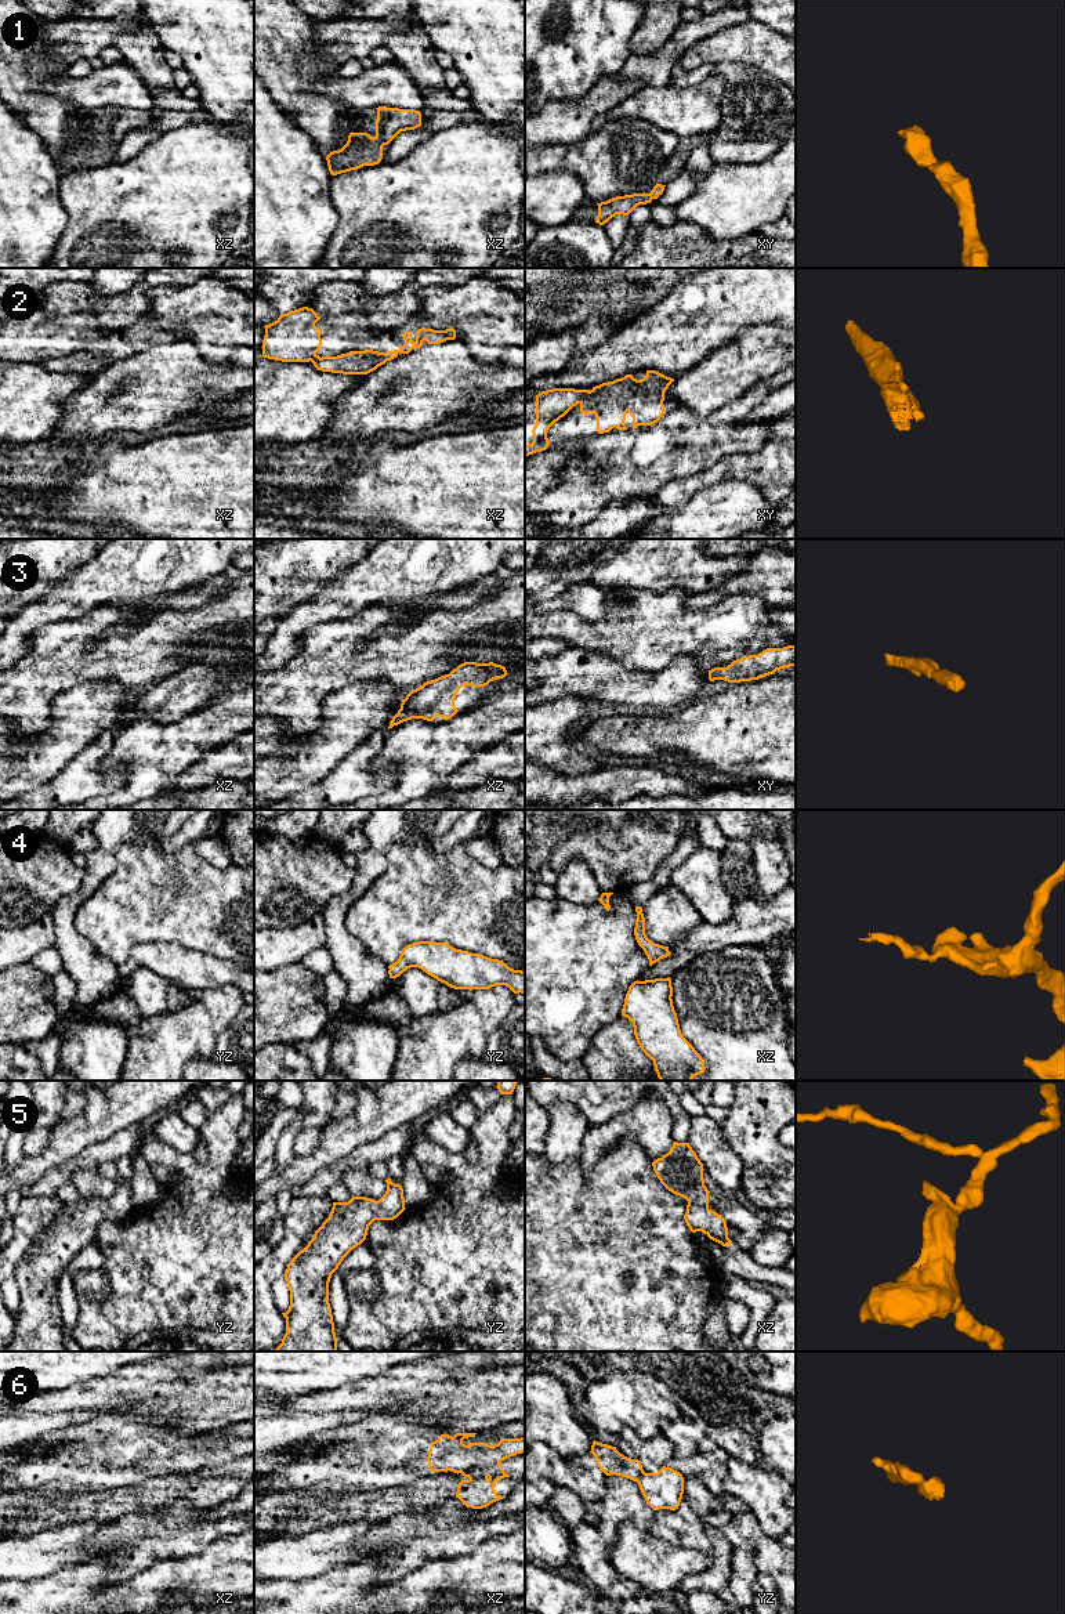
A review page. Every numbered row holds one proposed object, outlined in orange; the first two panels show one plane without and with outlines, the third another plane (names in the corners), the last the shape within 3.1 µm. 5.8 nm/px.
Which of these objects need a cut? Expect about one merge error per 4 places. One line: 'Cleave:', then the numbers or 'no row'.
Cleave: 2, 6

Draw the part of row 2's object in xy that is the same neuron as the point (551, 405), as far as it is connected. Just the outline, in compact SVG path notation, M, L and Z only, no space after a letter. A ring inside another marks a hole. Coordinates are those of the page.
M553 388L536 395L536 424L532 430L533 442L525 445L525 457L546 450L550 445L550 427L582 402L588 390Z

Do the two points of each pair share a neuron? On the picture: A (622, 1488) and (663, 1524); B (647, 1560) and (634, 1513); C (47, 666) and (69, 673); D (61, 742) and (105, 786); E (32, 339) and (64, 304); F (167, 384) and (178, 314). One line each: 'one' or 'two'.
A: two
B: two
C: one
D: two
E: two
F: two

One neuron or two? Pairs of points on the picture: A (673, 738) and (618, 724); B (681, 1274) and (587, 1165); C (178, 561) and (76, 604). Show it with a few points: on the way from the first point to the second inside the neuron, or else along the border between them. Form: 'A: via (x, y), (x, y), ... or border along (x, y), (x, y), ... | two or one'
A: via (659, 735), (631, 735) | one
B: border along (613, 1146), (586, 1175), (582, 1173) | two
C: via (154, 561), (141, 561), (101, 581) | one

